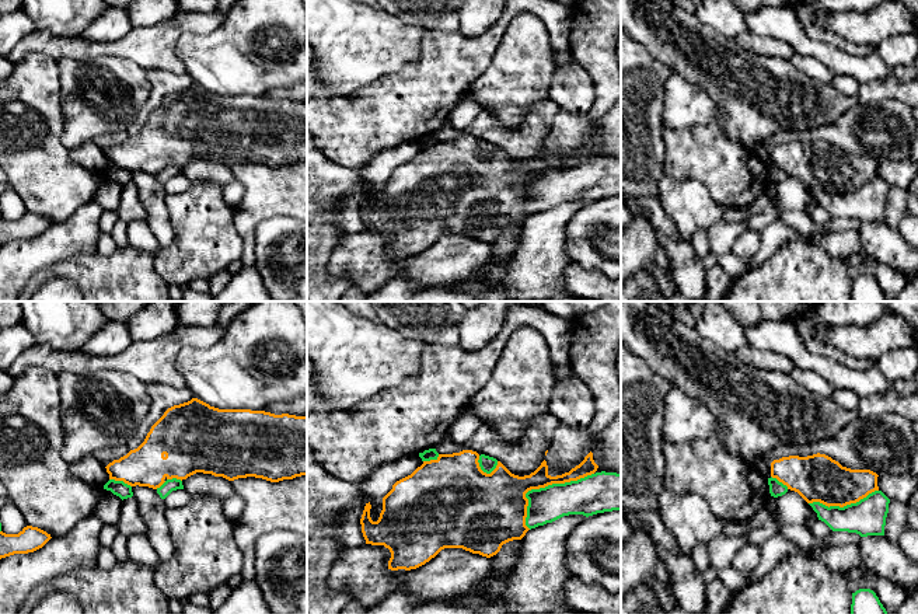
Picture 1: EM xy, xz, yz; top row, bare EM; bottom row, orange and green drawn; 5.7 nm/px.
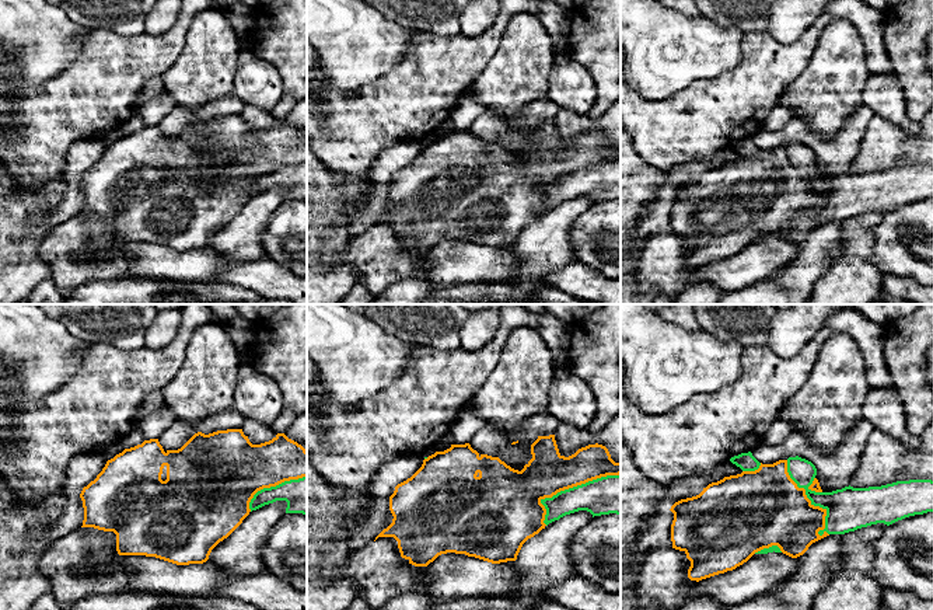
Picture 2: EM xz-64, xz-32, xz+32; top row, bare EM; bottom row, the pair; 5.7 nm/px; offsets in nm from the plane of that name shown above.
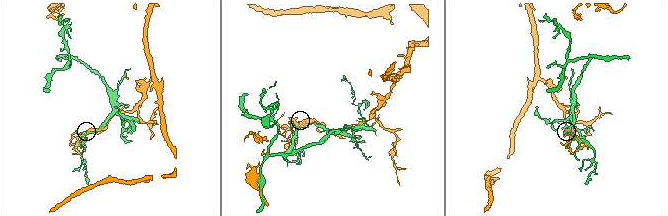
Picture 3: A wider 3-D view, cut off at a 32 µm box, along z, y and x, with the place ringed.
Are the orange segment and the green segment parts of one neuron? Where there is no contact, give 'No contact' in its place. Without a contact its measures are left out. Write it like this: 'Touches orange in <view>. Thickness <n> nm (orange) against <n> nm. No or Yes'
Touches orange in xz. Thickness 280 nm (orange) against 220 nm. No

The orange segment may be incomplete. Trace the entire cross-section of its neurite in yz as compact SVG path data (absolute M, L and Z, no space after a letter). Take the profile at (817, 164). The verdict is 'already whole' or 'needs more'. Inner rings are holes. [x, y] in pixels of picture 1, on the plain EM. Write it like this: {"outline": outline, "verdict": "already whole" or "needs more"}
{"outline": "M825 140L789 142L771 149L771 163L797 178L807 189L844 193L879 177L877 160L851 156Z", "verdict": "already whole"}

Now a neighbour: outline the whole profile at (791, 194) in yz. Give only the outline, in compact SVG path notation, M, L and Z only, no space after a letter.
M795 177L782 182L771 182L772 200L781 210L804 212L818 226L827 224L833 216L821 206L811 205L809 189Z

